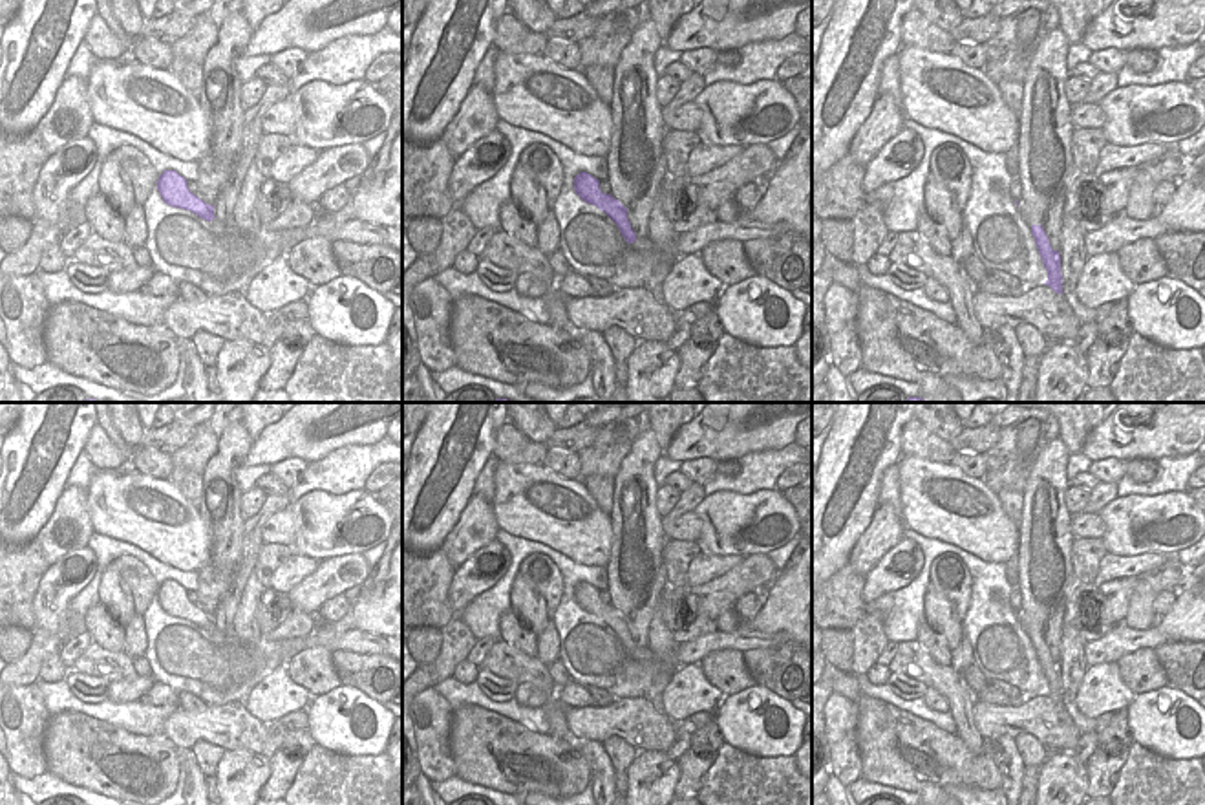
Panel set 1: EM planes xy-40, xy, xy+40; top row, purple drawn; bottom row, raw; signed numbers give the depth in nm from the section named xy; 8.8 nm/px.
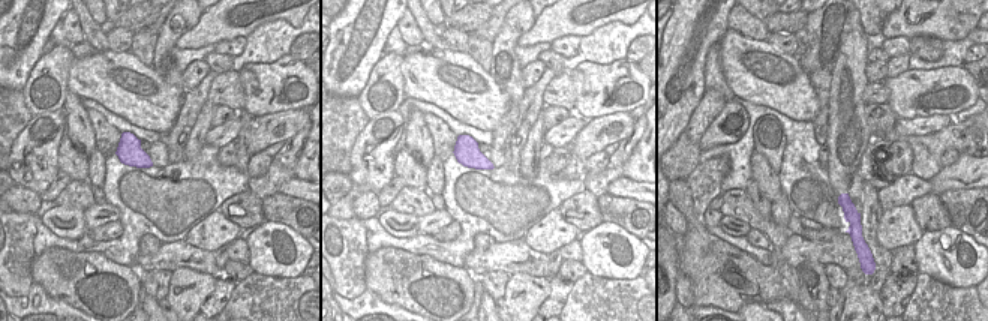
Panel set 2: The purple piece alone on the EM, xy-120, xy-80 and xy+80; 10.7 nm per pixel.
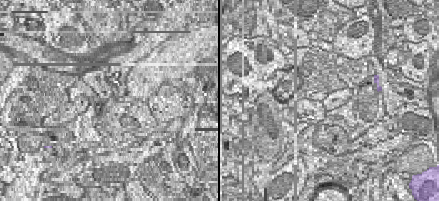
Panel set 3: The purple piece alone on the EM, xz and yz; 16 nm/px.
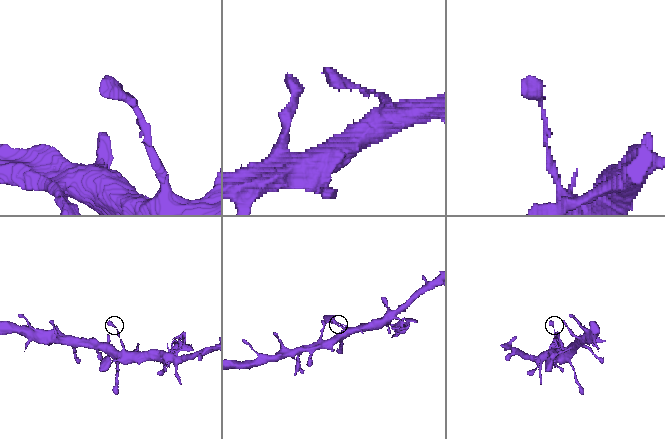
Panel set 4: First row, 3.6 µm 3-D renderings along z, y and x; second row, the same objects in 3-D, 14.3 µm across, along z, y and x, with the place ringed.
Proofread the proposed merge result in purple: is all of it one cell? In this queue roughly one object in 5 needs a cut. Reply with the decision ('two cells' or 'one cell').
one cell

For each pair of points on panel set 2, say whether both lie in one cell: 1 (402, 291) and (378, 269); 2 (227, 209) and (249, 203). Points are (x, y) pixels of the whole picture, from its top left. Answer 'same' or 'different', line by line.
1: same
2: same

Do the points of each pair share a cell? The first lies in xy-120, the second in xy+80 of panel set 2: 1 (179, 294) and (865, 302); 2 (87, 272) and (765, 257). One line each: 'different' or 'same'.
1: same
2: different

